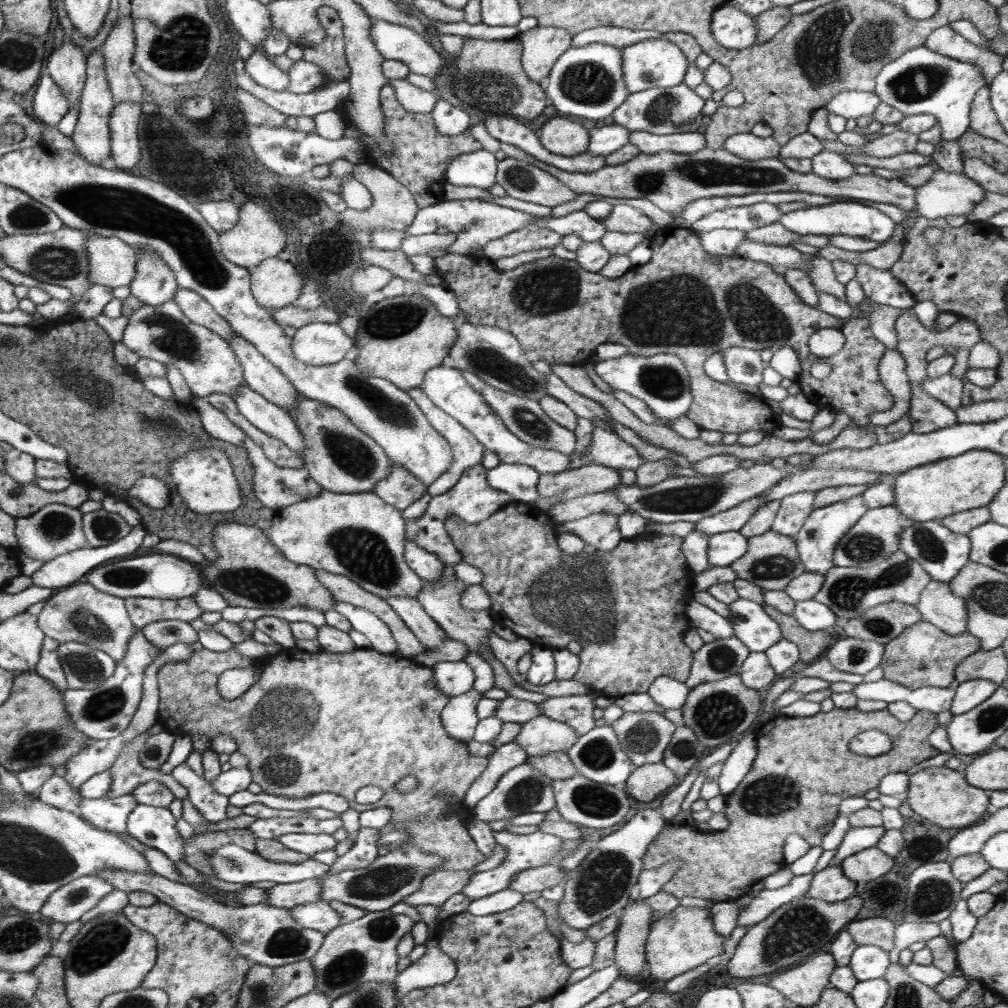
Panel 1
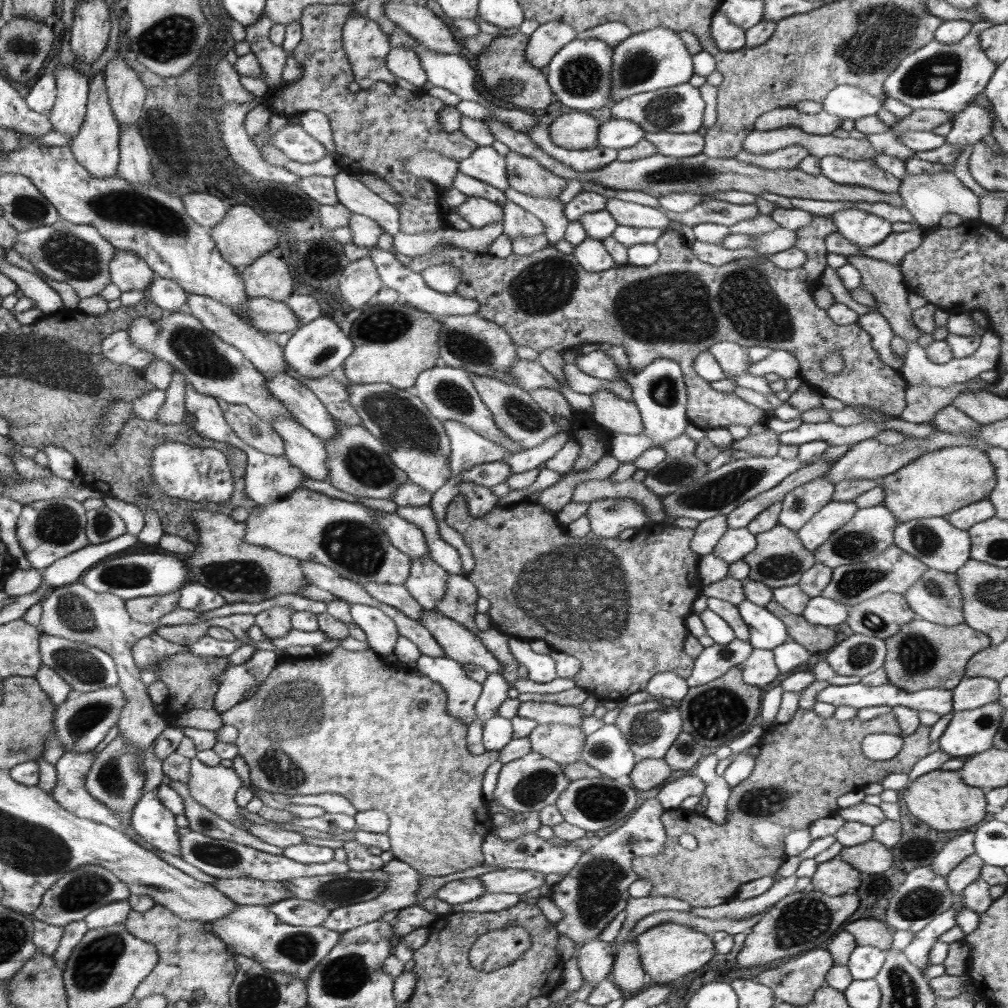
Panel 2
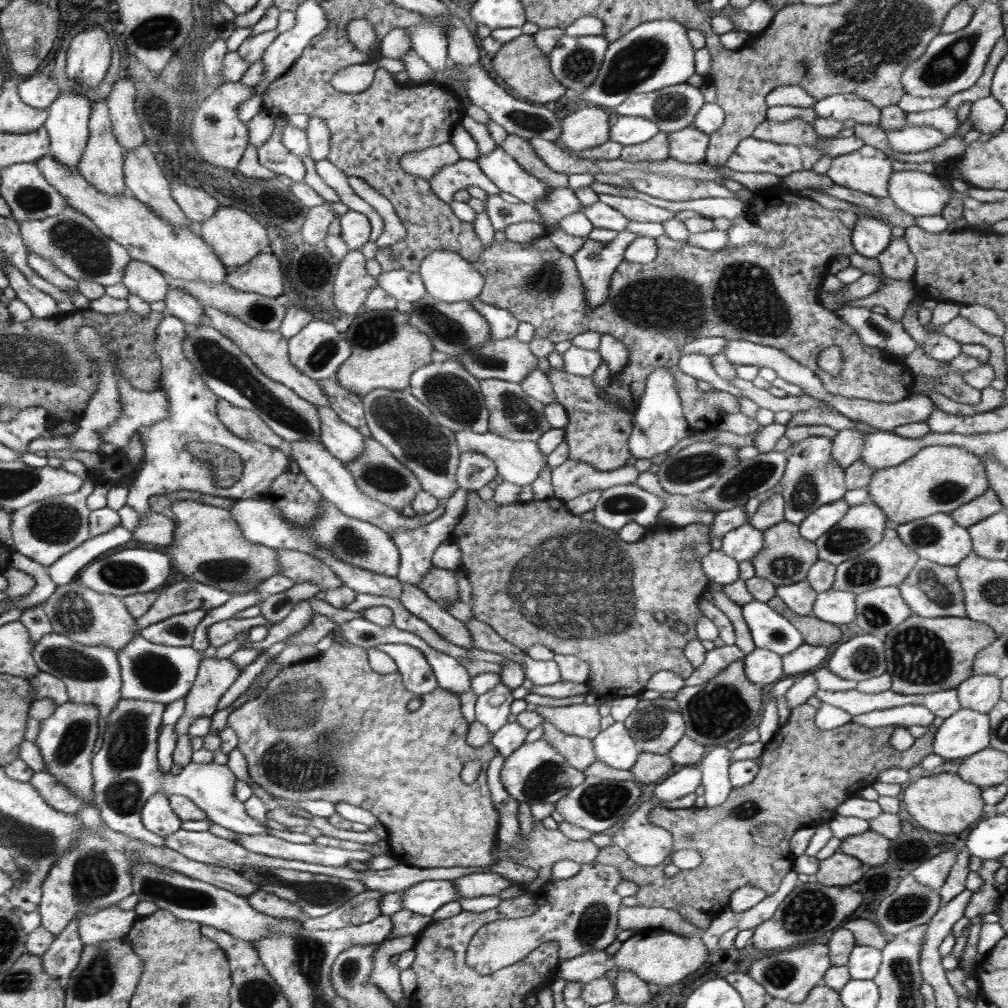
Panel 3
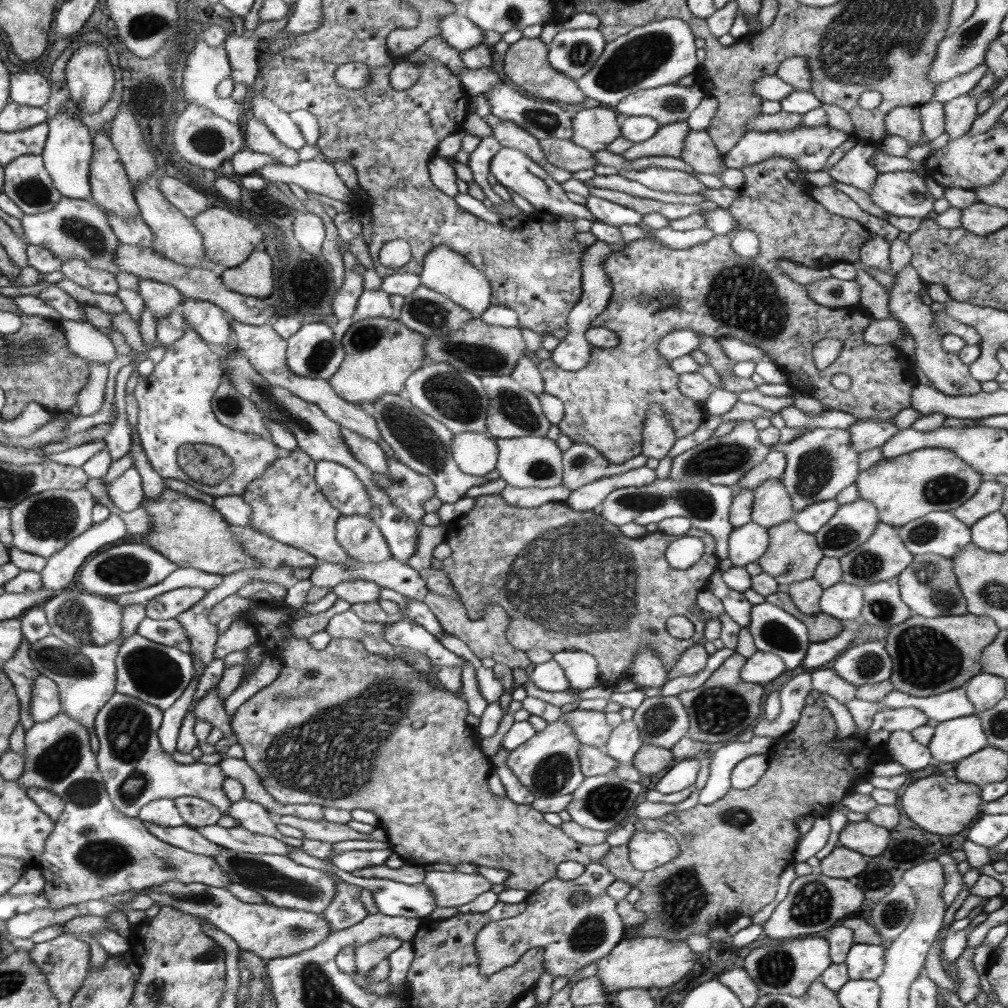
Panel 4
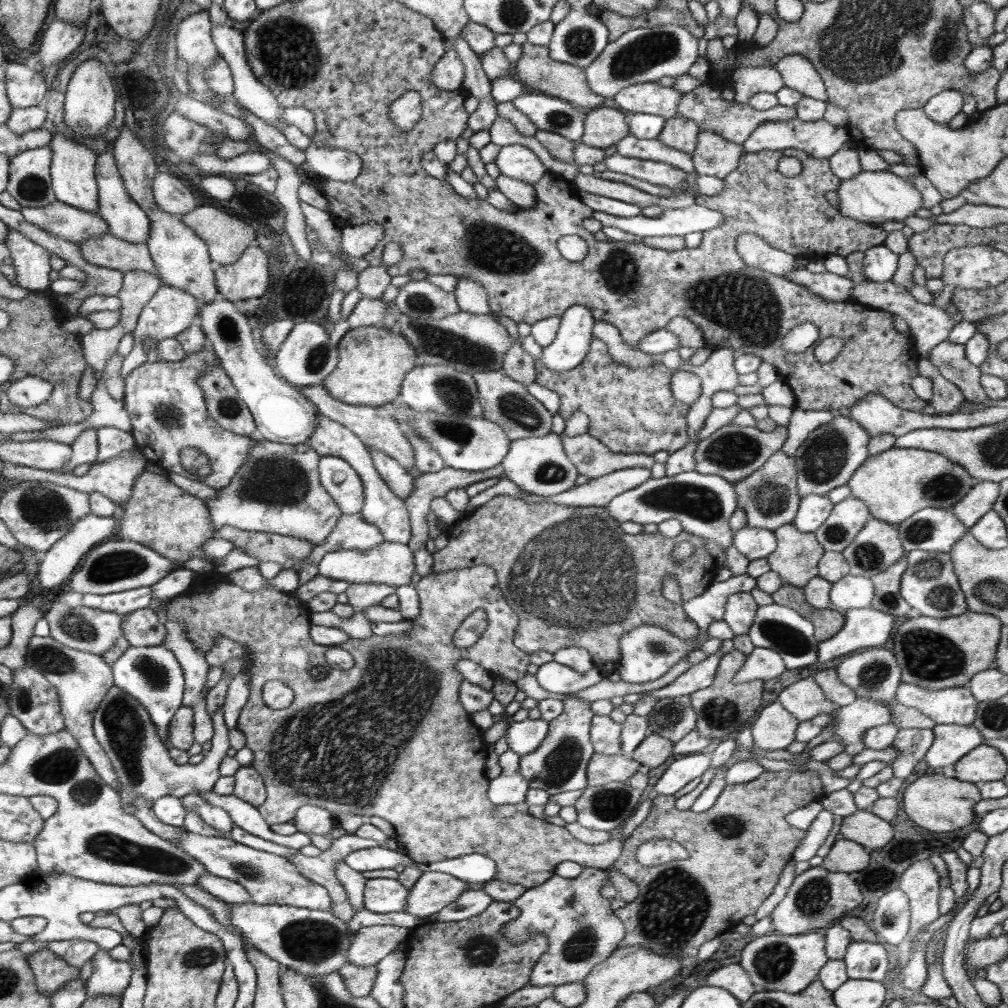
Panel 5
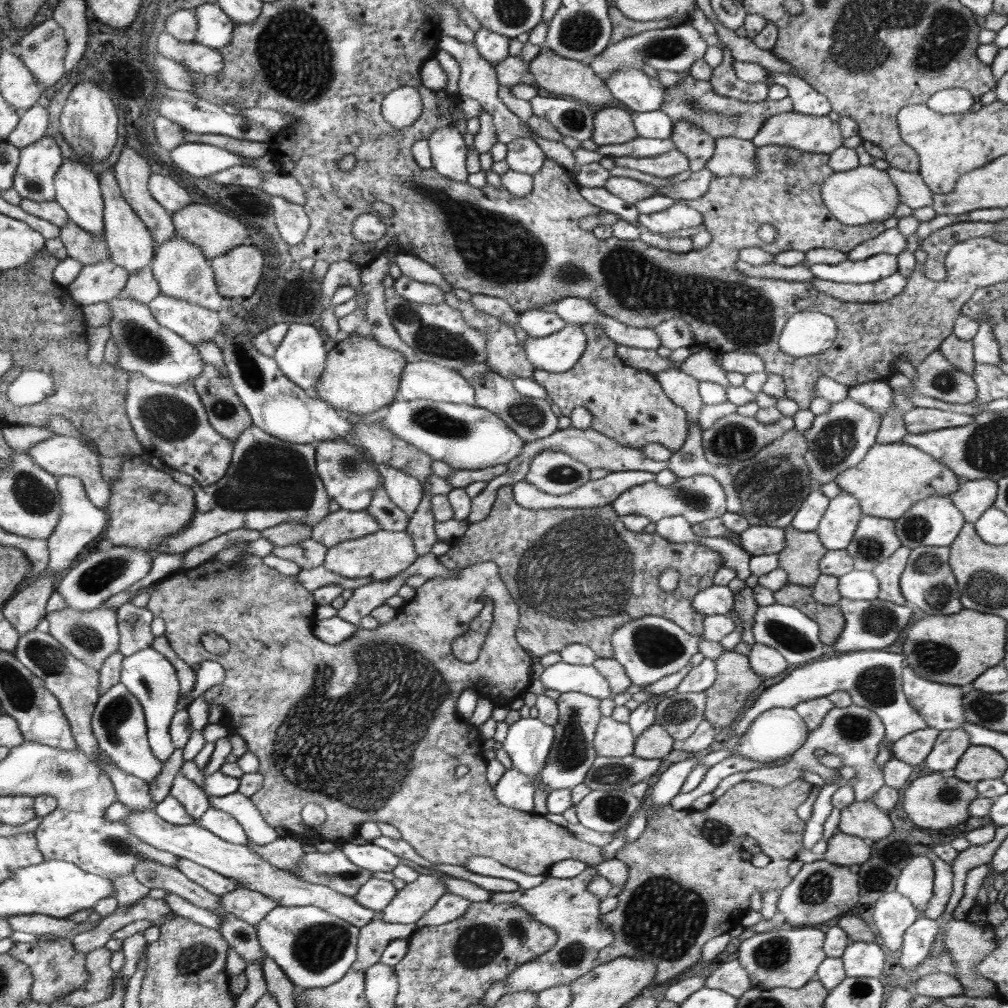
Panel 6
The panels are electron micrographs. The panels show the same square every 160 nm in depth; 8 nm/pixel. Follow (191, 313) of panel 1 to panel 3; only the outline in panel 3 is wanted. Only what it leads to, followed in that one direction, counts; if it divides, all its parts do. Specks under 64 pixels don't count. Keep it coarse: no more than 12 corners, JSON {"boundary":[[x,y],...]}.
{"boundary":[[203,305],[208,323],[268,378],[330,408],[318,381],[288,356],[288,339]]}

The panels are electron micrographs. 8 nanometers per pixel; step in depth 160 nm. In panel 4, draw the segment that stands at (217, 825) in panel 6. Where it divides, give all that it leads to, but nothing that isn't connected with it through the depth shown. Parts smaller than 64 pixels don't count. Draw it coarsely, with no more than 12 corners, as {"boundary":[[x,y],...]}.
{"boundary":[[198,797],[173,798],[190,827],[216,825],[224,815]]}

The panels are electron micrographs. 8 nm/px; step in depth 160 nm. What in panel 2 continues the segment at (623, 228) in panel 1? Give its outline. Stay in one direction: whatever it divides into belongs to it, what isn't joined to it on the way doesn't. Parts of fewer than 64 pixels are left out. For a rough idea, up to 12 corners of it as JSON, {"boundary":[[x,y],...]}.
{"boundary":[[606,200],[617,224],[668,228],[668,215],[656,208]]}

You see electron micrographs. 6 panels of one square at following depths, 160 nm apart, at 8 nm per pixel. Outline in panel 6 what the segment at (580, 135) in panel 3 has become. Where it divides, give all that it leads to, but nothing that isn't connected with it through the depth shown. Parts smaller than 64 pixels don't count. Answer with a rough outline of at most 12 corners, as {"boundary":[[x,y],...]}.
{"boundary":[[619,107],[595,114],[591,139],[597,146],[638,137],[632,115]]}

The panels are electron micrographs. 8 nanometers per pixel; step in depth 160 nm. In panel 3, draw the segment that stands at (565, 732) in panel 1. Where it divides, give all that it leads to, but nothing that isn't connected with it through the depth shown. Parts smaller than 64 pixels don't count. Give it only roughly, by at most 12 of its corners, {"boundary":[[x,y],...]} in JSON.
{"boundary":[[545,720],[542,737],[583,771],[596,761],[589,738],[564,734]]}

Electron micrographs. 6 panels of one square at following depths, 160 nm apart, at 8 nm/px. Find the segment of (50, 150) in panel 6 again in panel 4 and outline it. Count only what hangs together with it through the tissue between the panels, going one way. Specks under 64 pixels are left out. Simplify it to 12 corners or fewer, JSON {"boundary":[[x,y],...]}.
{"boundary":[[40,154],[4,167],[2,195],[24,214],[62,198]]}

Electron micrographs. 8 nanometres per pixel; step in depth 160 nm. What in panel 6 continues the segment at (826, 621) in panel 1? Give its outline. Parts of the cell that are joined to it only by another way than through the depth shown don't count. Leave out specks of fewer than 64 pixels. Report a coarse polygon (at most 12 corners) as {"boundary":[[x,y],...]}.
{"boundary":[[872,571],[839,577],[841,598],[872,600],[879,582]]}

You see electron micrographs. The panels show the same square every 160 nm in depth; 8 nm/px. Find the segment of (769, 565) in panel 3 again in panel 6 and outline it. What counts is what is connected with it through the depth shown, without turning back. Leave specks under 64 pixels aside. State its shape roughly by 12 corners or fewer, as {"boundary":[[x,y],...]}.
{"boundary":[[785,528],[778,566],[788,584],[812,587],[827,549],[816,532]]}

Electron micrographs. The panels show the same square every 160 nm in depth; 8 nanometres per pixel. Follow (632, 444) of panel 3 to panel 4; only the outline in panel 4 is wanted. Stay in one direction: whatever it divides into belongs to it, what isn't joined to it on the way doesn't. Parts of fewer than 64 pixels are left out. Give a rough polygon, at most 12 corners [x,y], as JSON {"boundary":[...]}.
{"boundary":[[656,403],[643,424],[641,455],[660,461],[677,442]]}

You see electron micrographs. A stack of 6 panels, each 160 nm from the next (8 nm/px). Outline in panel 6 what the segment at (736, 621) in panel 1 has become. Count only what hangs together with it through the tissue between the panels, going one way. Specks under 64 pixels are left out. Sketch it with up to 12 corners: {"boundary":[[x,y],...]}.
{"boundary":[[759,606],[752,634],[789,665],[827,655],[819,624],[793,606]]}

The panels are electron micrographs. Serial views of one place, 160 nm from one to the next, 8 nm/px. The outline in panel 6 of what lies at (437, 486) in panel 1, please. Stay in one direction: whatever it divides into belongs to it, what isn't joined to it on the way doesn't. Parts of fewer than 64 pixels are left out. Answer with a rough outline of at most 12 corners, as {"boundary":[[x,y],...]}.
{"boundary":[[542,450],[525,480],[546,494],[568,494],[592,470],[564,452]]}

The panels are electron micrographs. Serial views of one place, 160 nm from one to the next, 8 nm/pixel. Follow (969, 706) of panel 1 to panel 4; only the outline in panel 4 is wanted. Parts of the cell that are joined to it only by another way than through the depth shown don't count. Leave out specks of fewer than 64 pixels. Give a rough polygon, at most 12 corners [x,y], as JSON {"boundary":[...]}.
{"boundary":[[978,673],[965,684],[976,714],[1005,697],[1006,680]]}

